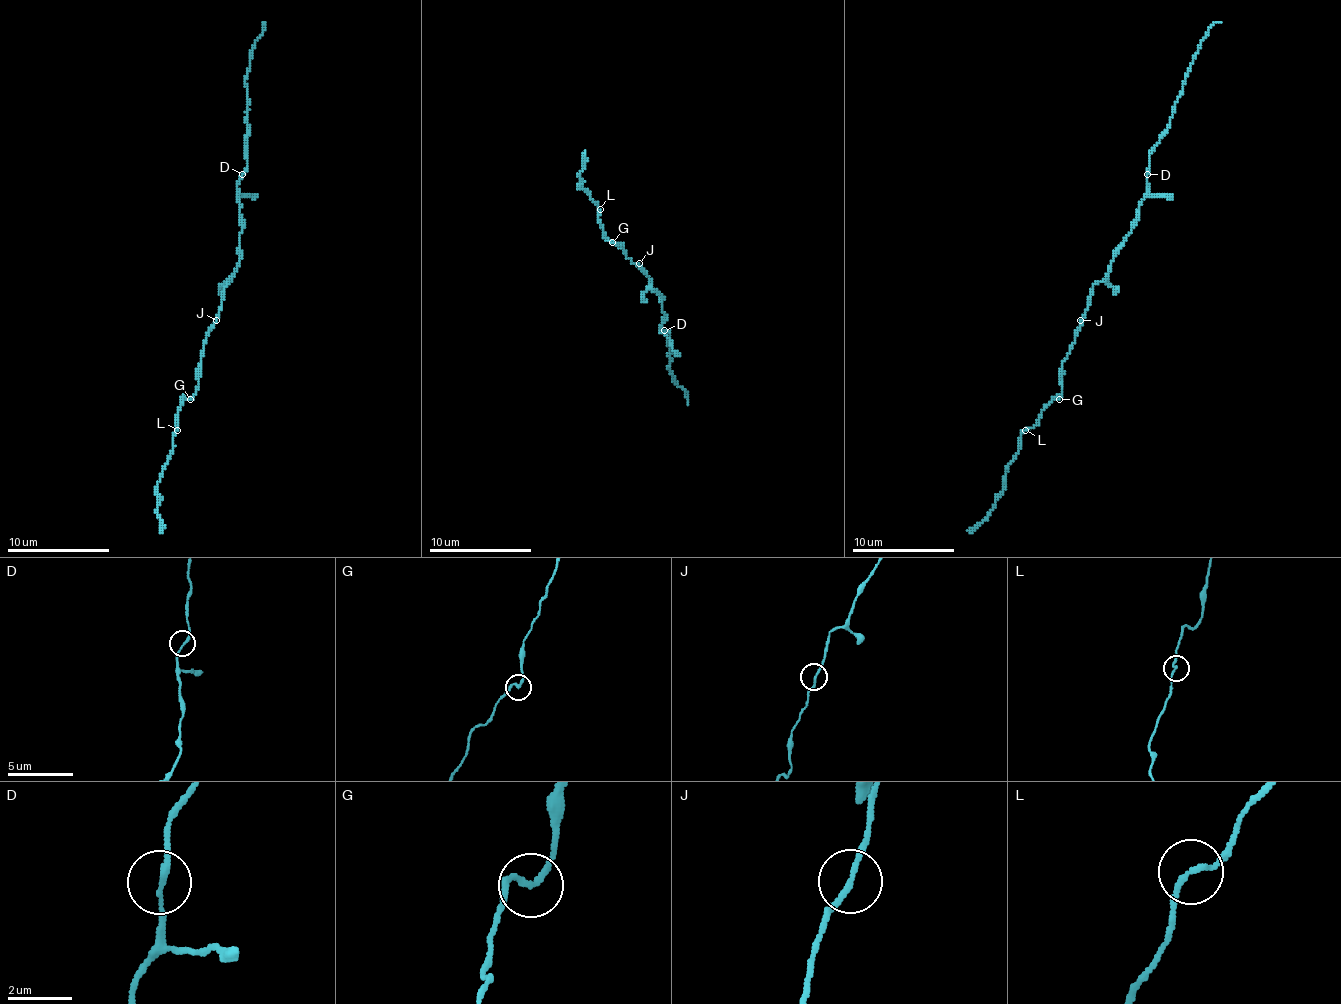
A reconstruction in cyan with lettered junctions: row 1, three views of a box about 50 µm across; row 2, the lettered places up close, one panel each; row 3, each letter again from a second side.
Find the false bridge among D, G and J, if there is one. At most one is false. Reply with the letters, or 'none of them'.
none of them

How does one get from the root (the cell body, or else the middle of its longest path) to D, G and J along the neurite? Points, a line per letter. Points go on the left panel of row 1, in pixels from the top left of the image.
D: (227, 284), (239, 261), (242, 220), (237, 181), (242, 174)
G: (227, 284), (219, 317), (206, 338), (198, 363), (198, 389), (191, 399)
J: (227, 284), (216, 320)

